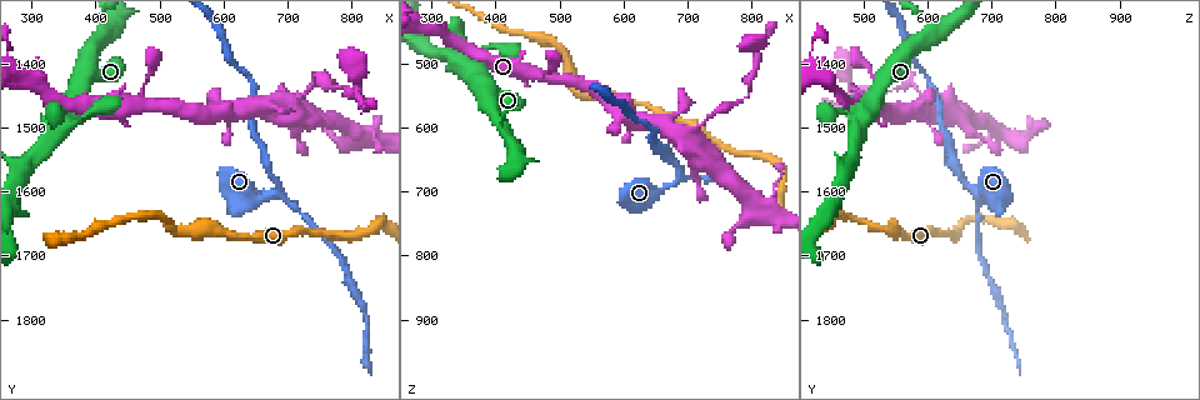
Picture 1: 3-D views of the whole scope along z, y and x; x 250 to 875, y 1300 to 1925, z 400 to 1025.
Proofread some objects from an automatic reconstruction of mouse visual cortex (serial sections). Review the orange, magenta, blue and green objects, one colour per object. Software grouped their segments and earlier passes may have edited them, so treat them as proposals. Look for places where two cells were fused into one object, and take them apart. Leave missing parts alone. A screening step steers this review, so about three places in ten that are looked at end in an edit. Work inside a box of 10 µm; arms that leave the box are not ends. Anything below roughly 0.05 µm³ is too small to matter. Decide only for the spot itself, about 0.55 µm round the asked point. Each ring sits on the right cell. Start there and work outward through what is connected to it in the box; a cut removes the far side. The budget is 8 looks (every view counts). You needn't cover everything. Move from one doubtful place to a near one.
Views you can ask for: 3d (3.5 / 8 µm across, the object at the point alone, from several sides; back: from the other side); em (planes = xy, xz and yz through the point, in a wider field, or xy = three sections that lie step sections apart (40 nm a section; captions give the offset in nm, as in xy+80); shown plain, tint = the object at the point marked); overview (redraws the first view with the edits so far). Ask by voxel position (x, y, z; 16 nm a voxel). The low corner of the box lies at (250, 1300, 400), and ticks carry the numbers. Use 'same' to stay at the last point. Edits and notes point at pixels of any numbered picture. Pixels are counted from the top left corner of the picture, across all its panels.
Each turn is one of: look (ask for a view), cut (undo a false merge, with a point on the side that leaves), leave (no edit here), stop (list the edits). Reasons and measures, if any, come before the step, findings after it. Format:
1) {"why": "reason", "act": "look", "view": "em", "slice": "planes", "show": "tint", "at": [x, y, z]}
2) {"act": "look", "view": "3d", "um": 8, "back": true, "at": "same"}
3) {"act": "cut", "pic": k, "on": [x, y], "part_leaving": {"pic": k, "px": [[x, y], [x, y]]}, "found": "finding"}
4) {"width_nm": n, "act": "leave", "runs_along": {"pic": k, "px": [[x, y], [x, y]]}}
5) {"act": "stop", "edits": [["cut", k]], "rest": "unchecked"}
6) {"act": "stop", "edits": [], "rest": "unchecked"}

{"act": "look", "view": "3d", "um": 3.5, "at": [525, 1660, 550]}

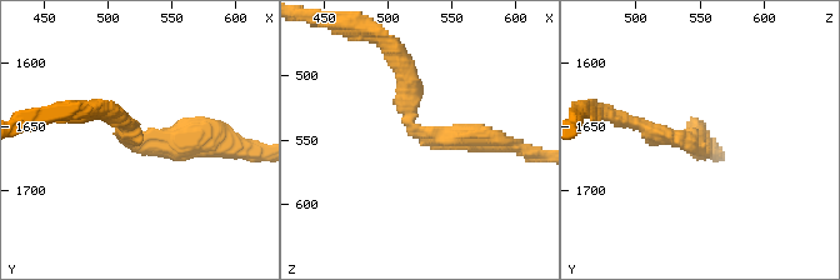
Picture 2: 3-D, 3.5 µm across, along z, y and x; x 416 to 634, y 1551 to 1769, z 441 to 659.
{"arm_widths_nm": [200, 250], "why": "need the tissue", "act": "look", "view": "em", "slice": "xy", "step": 5, "show": "tint", "at": [528, 1664, 548]}

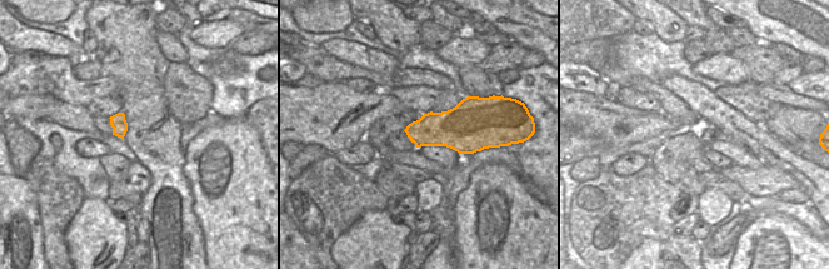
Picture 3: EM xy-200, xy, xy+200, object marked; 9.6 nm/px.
{"act": "look", "view": "em", "slice": "xy", "step": 2, "show": "tint", "at": "same"}

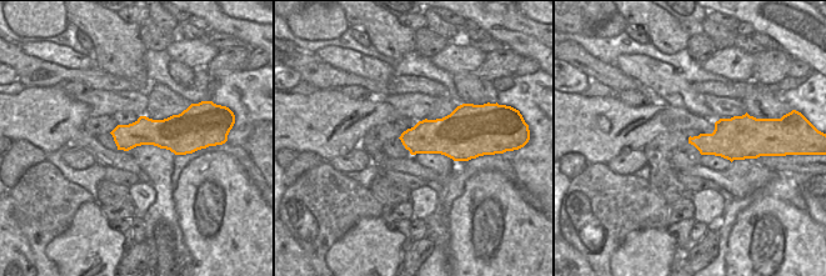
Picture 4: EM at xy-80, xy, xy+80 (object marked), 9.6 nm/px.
{"act": "leave", "found": "all the same cell"}

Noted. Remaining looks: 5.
{"act": "look", "view": "3d", "um": 3.5, "at": [410, 1355, 605]}

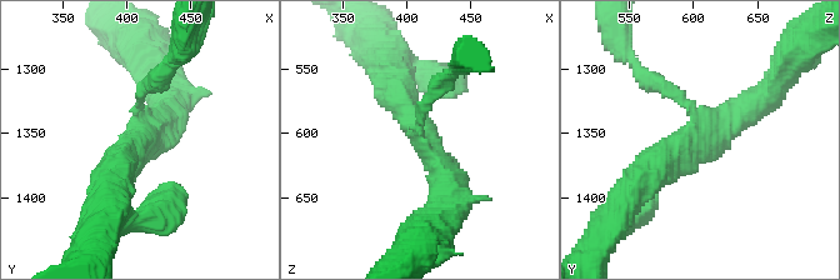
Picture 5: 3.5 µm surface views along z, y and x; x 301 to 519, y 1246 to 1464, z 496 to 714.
{"arms": 3, "arm_widths_nm": [150, 400, 450], "why": "shape alone is not enough", "act": "look", "view": "em", "slice": "xy", "step": 1, "show": "tint", "at": [412, 1358, 604]}

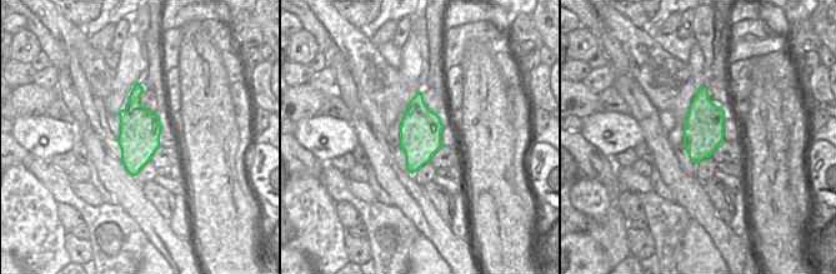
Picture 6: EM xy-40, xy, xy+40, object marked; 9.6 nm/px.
{"act": "leave", "runs_along": {"pic": 5, "px": [[640, 183], [685, 140], [761, 101]]}, "found": "continuous, no second cell"}

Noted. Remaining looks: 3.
{"why": "calibre changes", "act": "look", "view": "3d", "um": 3.5, "at": [475, 1440, 520]}

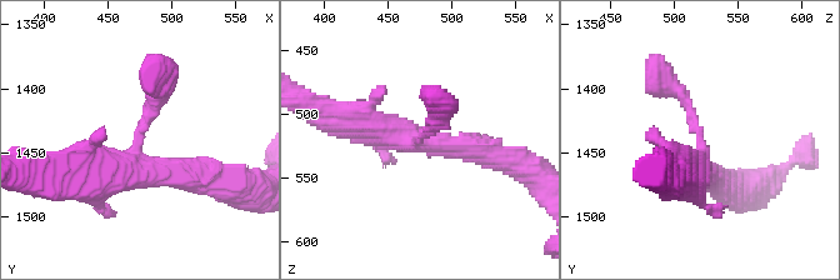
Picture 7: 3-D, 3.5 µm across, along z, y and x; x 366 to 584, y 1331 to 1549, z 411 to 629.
{"arms": 3, "arm_widths_nm": [250, 300, 450], "act": "look", "view": "em", "slice": "planes", "show": "tint", "at": [474, 1436, 520]}

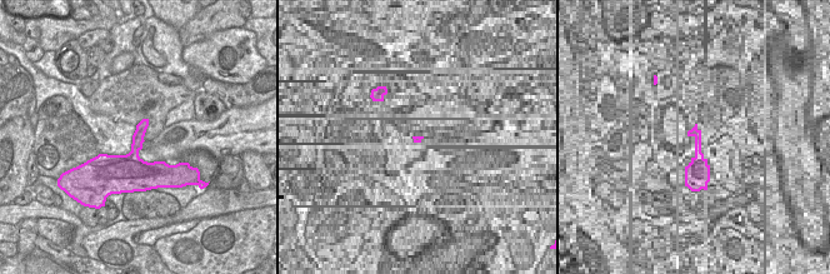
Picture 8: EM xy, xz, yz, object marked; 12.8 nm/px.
{"act": "look", "view": "em", "slice": "xy", "step": 1, "show": "tint", "at": "same"}

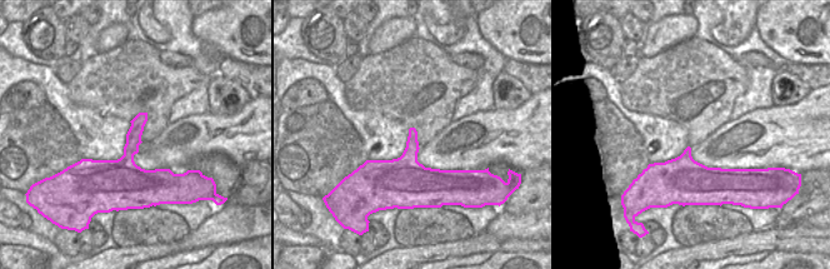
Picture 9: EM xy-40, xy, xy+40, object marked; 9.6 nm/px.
{"act": "leave", "runs_along": {"pic": 7, "px": [[84, 178], [126, 174], [156, 74]]}, "found": "one cell here"}

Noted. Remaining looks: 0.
{"act": "stop", "edits": [], "rest": "unchecked"}

